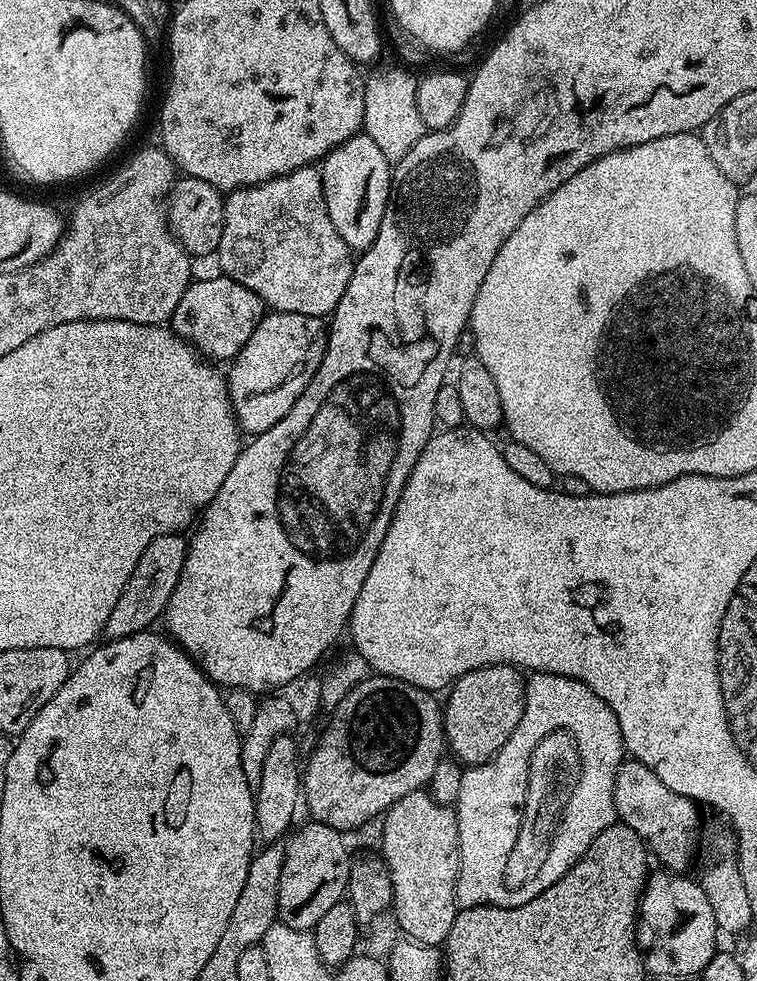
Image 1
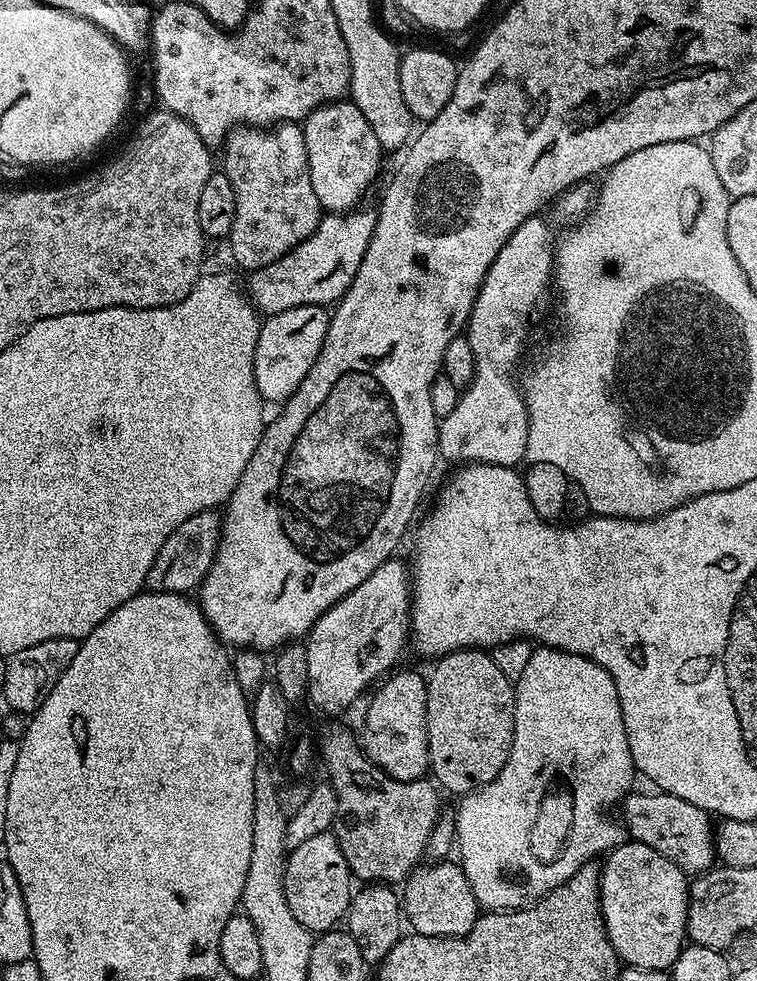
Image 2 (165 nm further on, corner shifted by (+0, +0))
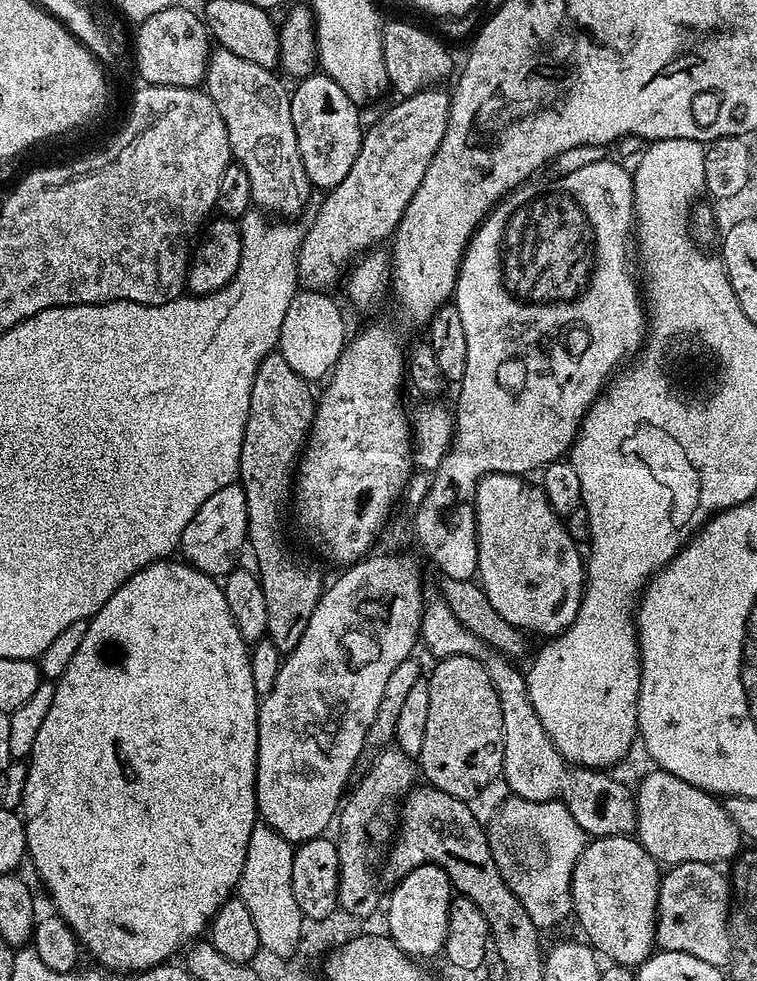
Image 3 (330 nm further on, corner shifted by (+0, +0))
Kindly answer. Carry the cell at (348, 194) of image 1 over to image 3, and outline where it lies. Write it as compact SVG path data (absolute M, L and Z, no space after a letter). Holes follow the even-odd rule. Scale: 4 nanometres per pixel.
M305 76L297 84L300 85L290 92L290 118L298 138L298 154L302 154L309 185L313 189L331 190L350 174L350 166L354 166L354 158L358 158L365 133L360 122L361 109L329 76Z

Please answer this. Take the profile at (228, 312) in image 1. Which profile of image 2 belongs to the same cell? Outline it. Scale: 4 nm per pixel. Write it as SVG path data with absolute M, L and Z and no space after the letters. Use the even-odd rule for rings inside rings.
M353 210L339 214L324 214L312 235L307 236L298 246L294 246L282 258L266 266L249 271L246 280L246 295L252 307L265 317L282 314L282 310L294 310L294 306L332 306L346 294L370 238L374 234L376 212Z

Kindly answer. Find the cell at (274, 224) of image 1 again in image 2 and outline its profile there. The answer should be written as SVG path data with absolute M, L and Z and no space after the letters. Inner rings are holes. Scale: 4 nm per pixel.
M289 122L267 130L251 126L233 128L222 145L222 171L234 186L236 209L234 226L226 237L232 256L244 267L255 270L282 258L320 224L322 209L310 186L310 166L304 129Z

